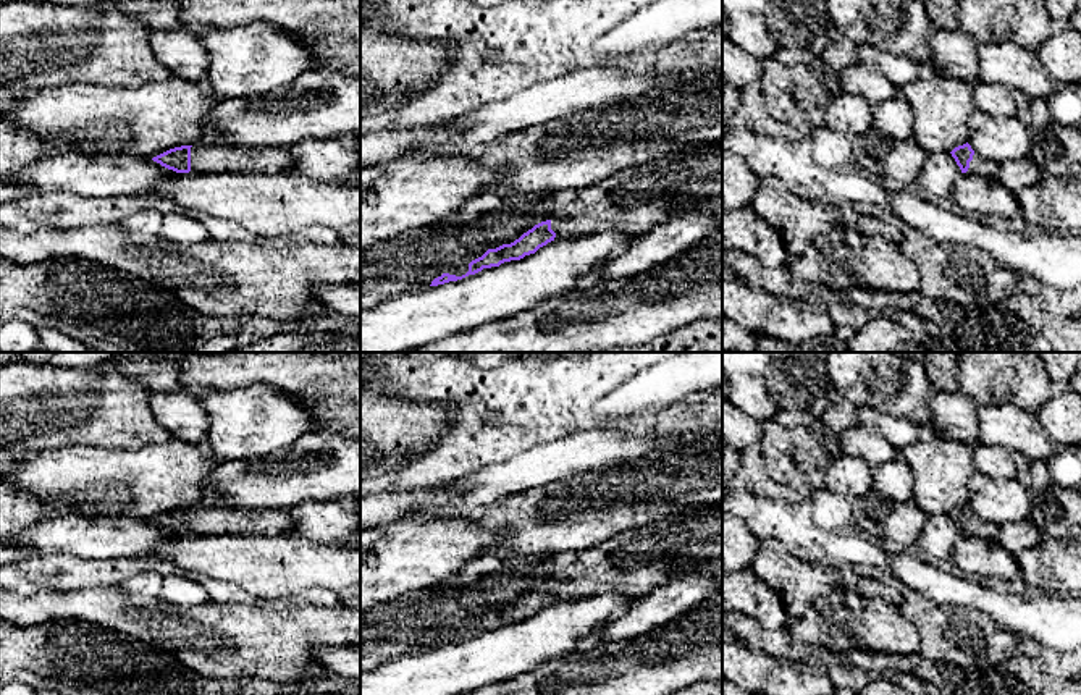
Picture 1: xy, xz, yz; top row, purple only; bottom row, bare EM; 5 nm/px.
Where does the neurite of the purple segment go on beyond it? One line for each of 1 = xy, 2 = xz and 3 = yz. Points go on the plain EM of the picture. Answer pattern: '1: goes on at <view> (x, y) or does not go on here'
1: goes on at xy (204, 521)
2: goes on at xz (634, 563)
3: goes on at yz (980, 527)

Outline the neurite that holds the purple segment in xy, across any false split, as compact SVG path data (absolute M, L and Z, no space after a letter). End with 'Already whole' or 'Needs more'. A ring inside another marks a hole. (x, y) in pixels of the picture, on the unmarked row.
M181 508L152 520L176 535L288 535L294 525L288 509L238 511L223 508Z. Needs more

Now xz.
M722 504L684 509L577 553L562 561L557 575L551 582L535 587L511 606L488 611L482 619L469 626L465 637L443 635L430 648L457 643L483 630L499 629L504 624L520 622L556 601L577 601L606 593L640 600L671 580L669 566L672 561L700 561L706 558L722 558Z. Needs more

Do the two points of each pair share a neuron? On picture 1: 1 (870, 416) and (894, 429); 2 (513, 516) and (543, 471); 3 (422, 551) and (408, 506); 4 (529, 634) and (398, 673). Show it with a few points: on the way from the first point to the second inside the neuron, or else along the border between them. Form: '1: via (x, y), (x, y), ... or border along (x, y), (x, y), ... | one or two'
1: via (876, 421), (887, 427) | one
2: border along (567, 475), (504, 495), (496, 501) | two
3: border along (404, 519), (383, 522), (377, 527) | two
4: via (496, 655), (445, 673), (430, 673) | one

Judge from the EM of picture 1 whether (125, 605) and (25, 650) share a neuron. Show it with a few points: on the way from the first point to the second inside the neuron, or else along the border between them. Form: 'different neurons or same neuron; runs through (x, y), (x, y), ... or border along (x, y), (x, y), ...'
different neurons; border along (16, 624), (34, 626)

